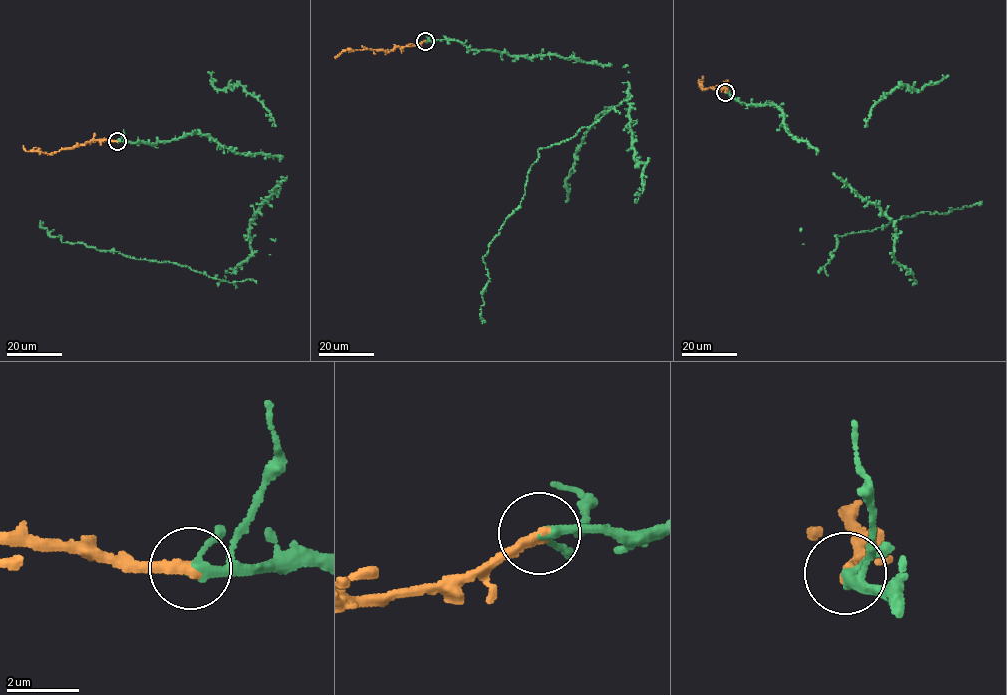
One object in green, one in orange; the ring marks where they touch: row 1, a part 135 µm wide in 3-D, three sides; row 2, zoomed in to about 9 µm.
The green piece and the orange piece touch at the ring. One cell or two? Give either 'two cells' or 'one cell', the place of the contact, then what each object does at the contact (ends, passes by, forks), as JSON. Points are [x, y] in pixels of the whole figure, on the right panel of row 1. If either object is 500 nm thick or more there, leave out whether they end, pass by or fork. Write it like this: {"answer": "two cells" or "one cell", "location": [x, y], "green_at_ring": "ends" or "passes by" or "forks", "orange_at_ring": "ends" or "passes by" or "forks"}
{"answer": "one cell", "location": [725, 92], "green_at_ring": "passes by", "orange_at_ring": "ends"}

